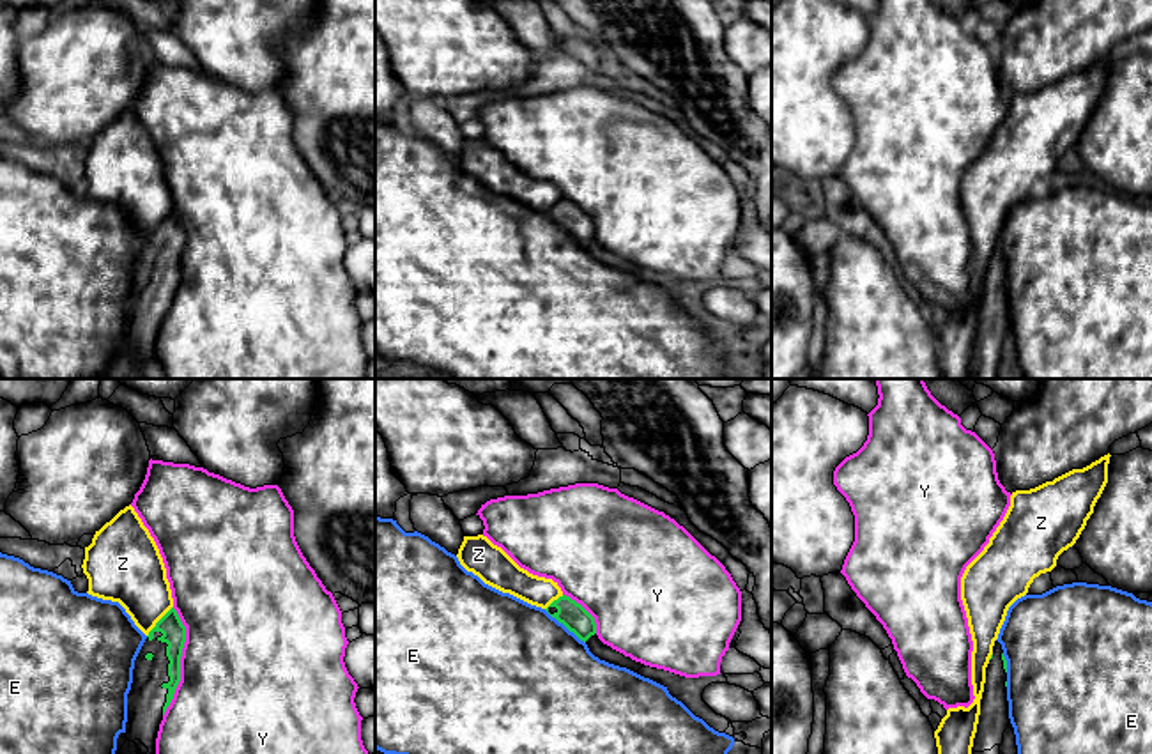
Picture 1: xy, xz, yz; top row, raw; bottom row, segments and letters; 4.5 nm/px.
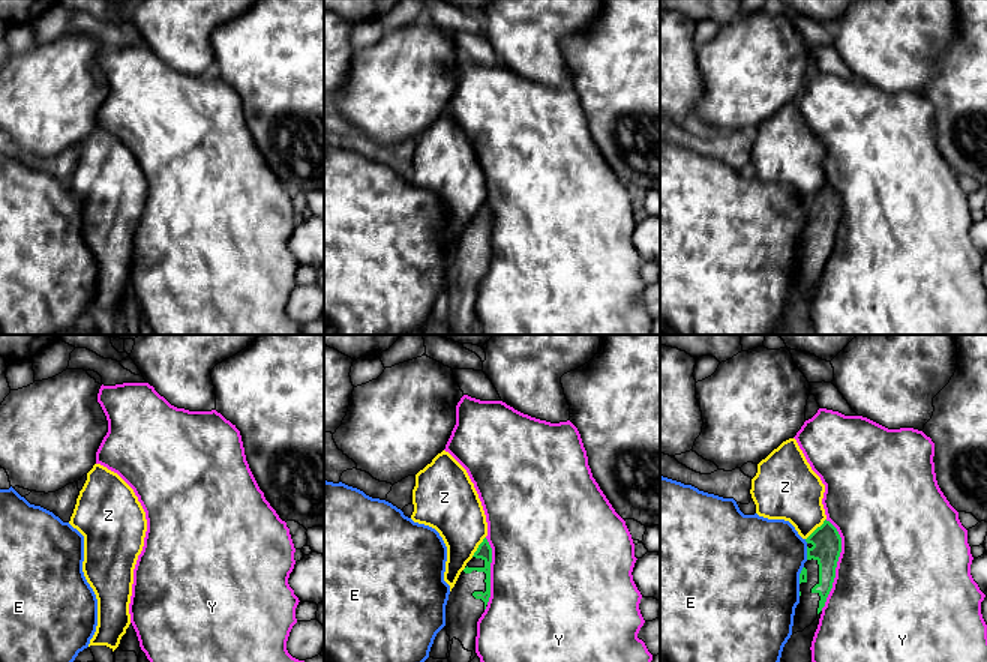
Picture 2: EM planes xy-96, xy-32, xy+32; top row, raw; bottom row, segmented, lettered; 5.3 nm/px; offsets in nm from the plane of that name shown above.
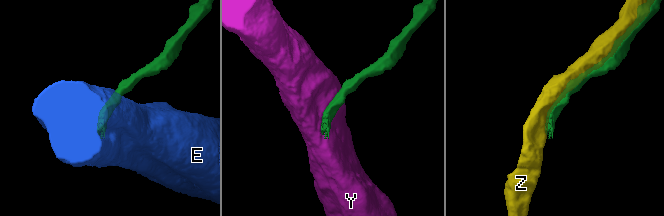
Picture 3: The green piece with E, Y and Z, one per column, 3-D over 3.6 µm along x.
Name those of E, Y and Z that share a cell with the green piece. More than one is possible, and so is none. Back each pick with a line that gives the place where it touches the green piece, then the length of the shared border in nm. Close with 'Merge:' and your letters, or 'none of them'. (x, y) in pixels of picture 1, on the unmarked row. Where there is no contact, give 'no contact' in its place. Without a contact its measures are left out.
Merge: none of them

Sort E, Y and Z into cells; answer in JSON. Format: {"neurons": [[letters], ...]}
{"neurons": [["E"], ["Y"], ["Z"]]}

